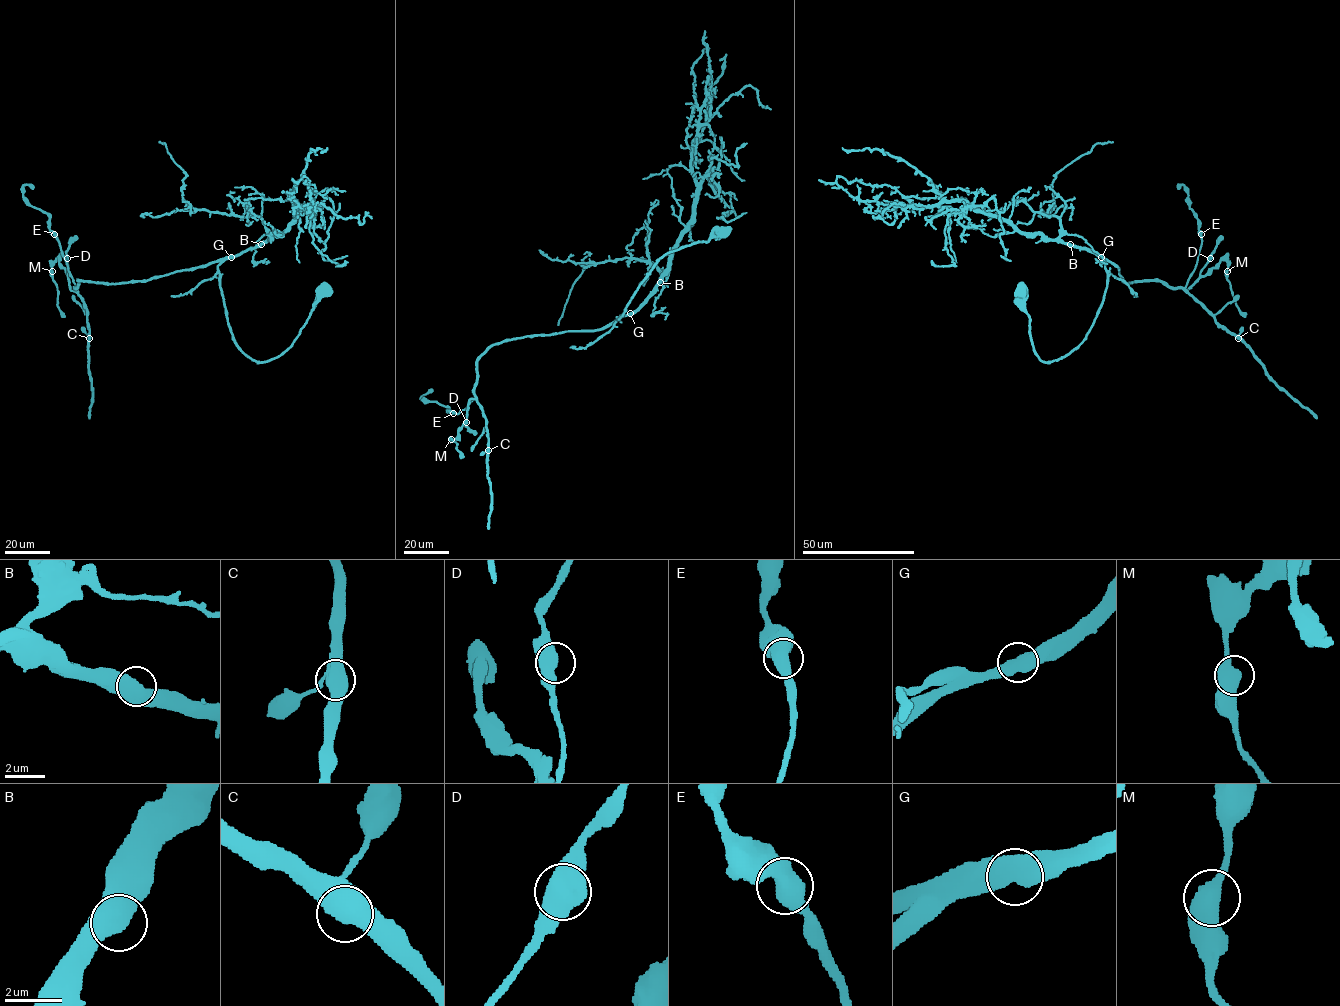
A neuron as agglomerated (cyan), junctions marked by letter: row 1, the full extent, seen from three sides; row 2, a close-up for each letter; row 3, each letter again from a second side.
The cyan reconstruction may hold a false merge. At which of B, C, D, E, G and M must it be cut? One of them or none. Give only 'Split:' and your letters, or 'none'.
Split: none

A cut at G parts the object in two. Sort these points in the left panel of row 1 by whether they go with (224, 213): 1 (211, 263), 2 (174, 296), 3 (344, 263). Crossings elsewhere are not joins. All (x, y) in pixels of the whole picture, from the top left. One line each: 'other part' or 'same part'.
1: same part
2: other part
3: same part

